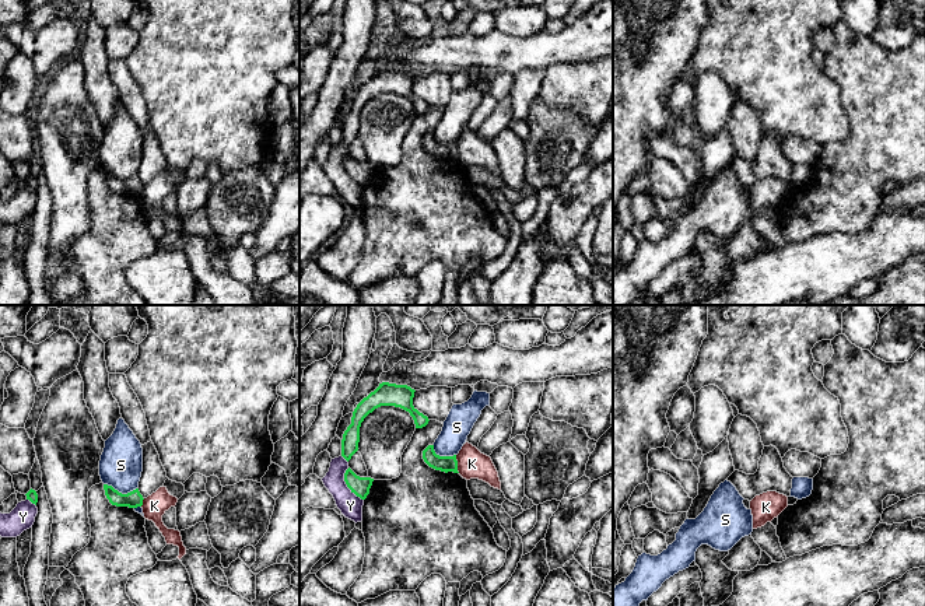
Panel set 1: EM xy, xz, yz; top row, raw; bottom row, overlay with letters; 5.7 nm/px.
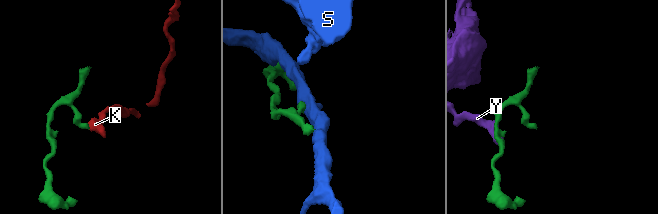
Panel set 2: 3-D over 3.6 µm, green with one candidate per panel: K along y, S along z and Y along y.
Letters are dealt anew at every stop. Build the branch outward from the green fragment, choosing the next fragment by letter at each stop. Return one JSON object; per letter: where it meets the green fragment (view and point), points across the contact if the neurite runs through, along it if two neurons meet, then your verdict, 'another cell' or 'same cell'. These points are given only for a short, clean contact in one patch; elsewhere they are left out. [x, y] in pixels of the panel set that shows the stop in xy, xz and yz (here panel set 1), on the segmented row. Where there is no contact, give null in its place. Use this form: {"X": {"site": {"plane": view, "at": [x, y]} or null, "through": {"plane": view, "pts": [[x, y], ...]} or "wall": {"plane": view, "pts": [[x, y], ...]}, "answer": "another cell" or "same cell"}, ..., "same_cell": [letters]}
{"K": {"site": {"plane": "xz", "at": [456, 463]}, "wall": {"plane": "xz", "pts": [[455, 455], [459, 472]]}, "answer": "another cell"}, "S": {"site": {"plane": "xy", "at": [121, 493]}, "wall": {"plane": "xy", "pts": [[104, 483], [122, 493], [136, 489]]}, "answer": "another cell"}, "Y": {"site": {"plane": "xz", "at": [346, 483]}, "wall": {"plane": "xz", "pts": [[347, 468], [344, 483], [363, 500]]}, "answer": "another cell"}, "same_cell": []}

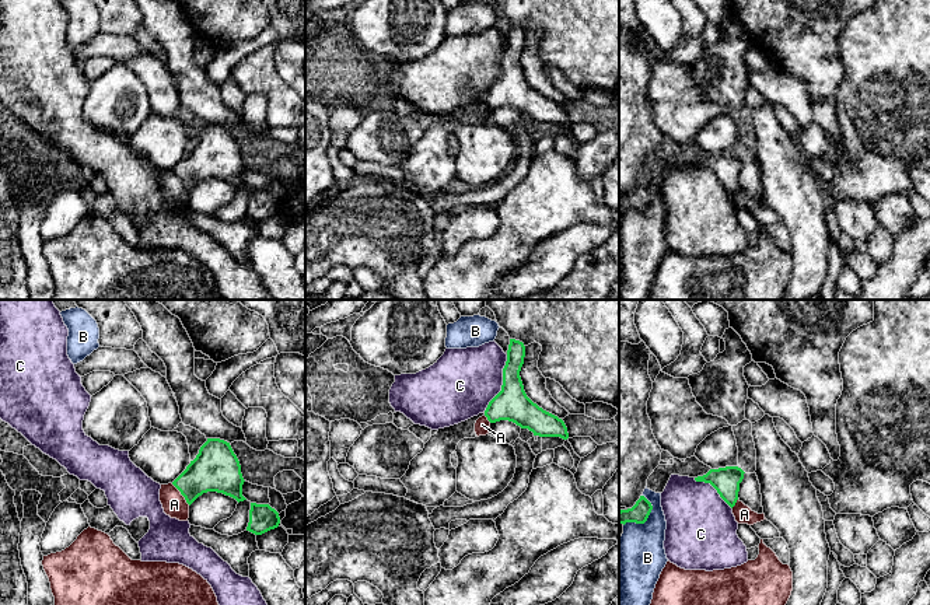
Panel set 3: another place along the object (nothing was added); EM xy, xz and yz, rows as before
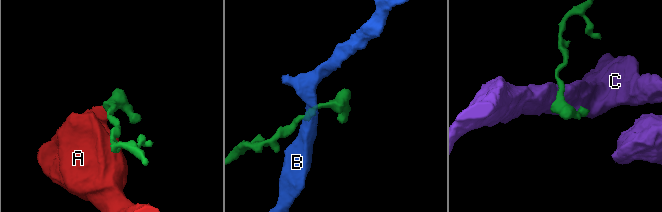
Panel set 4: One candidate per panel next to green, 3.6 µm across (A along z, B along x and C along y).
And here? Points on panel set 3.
{"A": {"site": {"plane": "xy", "at": [181, 493]}, "wall": {"plane": "xy", "pts": [[171, 483], [189, 504]]}, "answer": "another cell"}, "B": {"site": {"plane": "yz", "at": [647, 517]}, "wall": {"plane": "yz", "pts": [[643, 495], [651, 506], [649, 517], [643, 523], [623, 525]]}, "answer": "another cell"}, "C": {"site": {"plane": "xz", "at": [503, 383]}, "answer": "another cell"}, "same_cell": []}

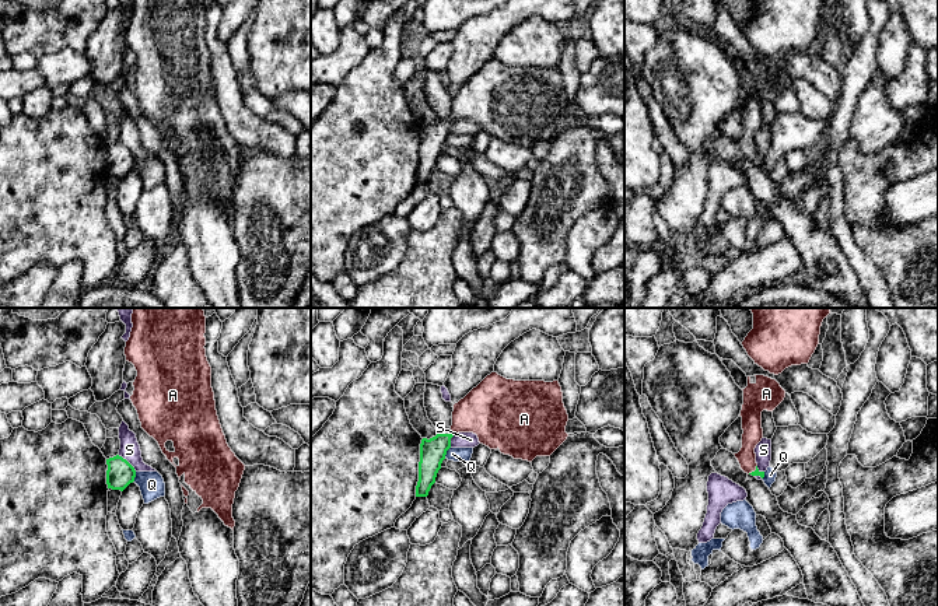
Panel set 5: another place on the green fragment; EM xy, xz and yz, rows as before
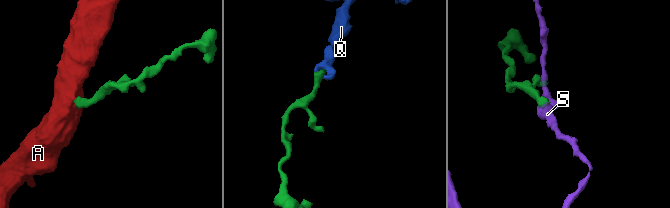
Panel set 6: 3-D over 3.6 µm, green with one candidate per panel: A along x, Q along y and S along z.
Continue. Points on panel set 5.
{"A": {"site": {"plane": "xz", "at": [451, 434]}, "through": {"plane": "xz", "pts": [[433, 451], [451, 434], [471, 414], [487, 410]]}, "answer": "same cell"}, "Q": {"site": {"plane": "xz", "at": [445, 452]}, "wall": {"plane": "xz", "pts": [[450, 447], [444, 456]]}, "answer": "another cell"}, "S": {"site": {"plane": "xy", "at": [128, 462]}, "wall": {"plane": "xy", "pts": [[118, 455], [136, 470]]}, "answer": "another cell"}, "same_cell": ["A"]}

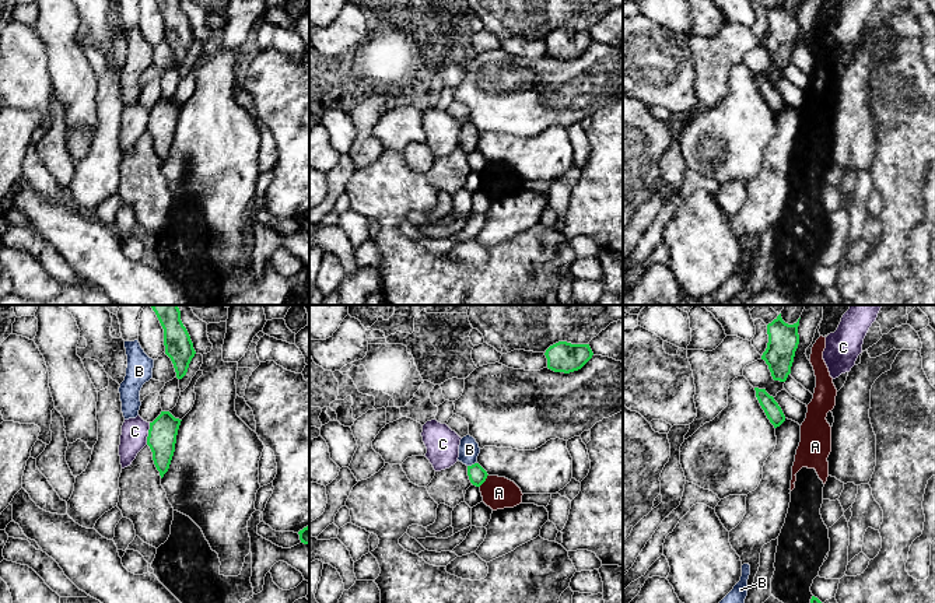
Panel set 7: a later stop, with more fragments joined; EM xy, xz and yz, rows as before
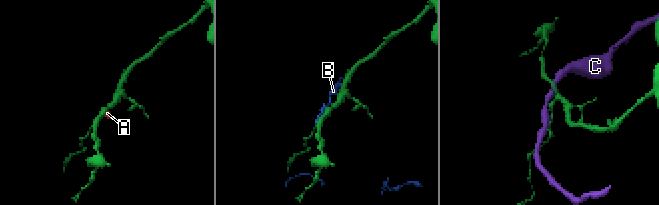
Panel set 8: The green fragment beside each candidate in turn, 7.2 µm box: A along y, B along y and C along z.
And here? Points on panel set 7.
{"A": {"site": {"plane": "xz", "at": [484, 480]}, "wall": {"plane": "xz", "pts": [[487, 474], [479, 486]]}, "answer": "another cell"}, "B": {"site": {"plane": "xz", "at": [472, 465]}, "answer": "another cell"}, "C": {"site": {"plane": "xy", "at": [149, 434]}, "wall": {"plane": "xy", "pts": [[150, 423], [146, 444]]}, "answer": "another cell"}, "same_cell": []}

